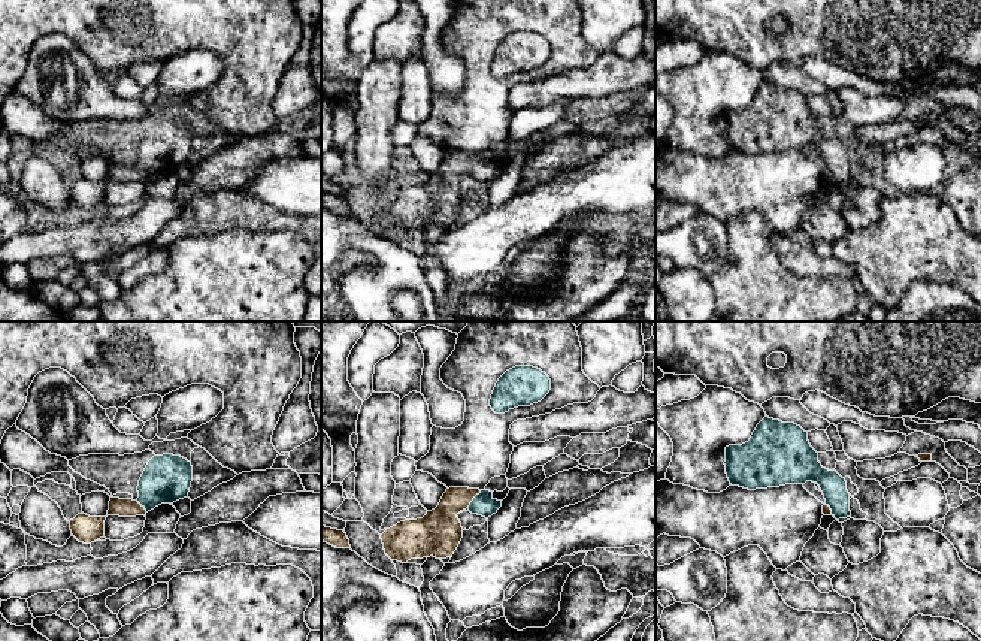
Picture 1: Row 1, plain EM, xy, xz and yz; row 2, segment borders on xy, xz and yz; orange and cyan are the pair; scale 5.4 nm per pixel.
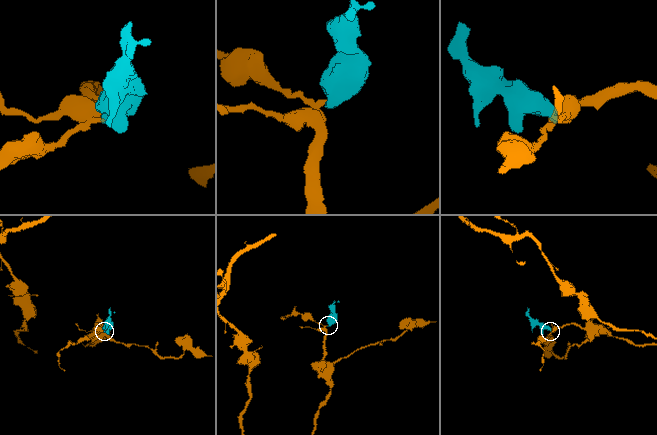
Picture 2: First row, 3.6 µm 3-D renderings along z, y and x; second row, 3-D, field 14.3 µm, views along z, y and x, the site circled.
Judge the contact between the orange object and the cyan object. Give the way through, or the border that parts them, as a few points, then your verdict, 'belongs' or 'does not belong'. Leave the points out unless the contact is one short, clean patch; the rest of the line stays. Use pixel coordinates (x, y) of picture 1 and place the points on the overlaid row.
runs through xz (441, 529), (474, 496), (483, 504); belongs

